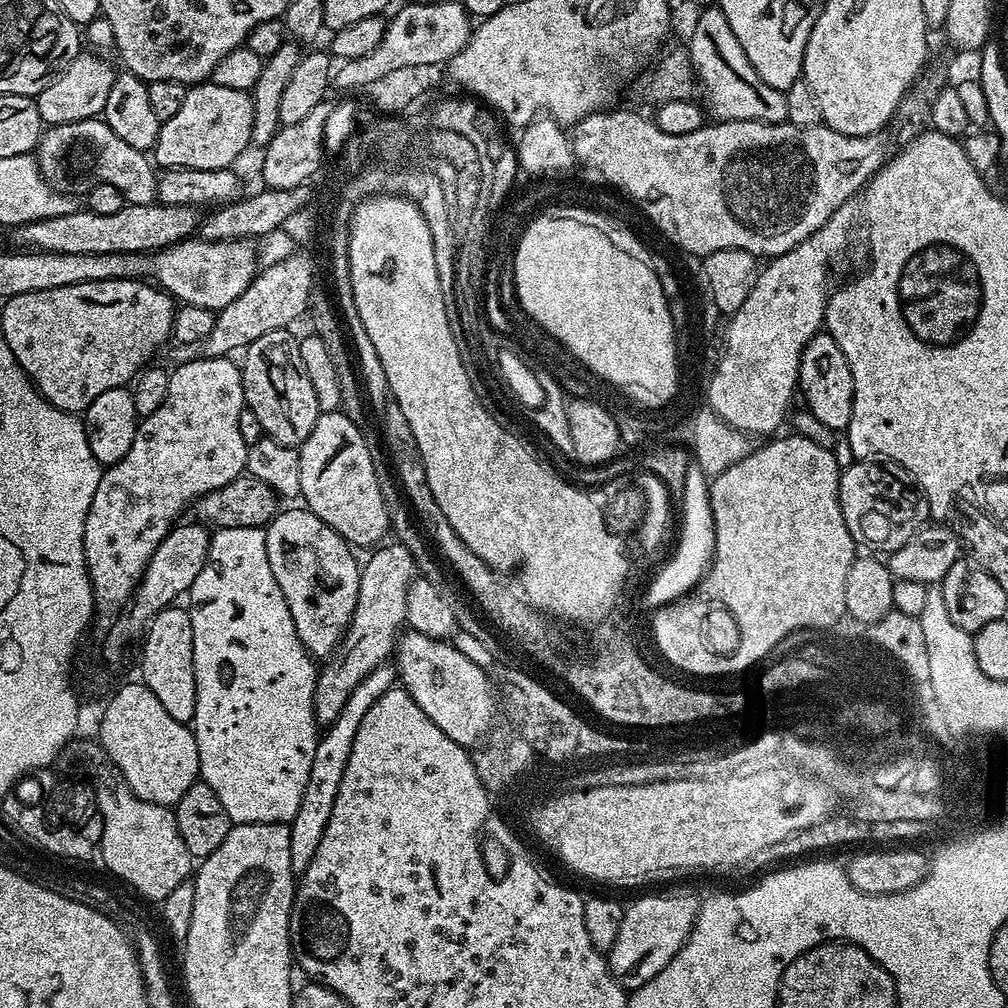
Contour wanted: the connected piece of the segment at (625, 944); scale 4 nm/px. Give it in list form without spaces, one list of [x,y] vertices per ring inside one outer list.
[[[644,896],[625,907],[622,927],[606,959],[613,978],[626,990],[641,988],[653,980],[682,950],[696,921],[700,900],[692,896]]]

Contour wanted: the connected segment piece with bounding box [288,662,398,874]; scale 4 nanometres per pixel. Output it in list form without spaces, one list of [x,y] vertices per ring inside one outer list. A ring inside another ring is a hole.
[[[385,662],[370,670],[370,674],[366,674],[366,678],[354,686],[354,694],[346,698],[346,706],[342,706],[338,718],[334,718],[334,722],[319,733],[314,762],[310,762],[310,778],[306,778],[306,790],[302,790],[298,814],[294,814],[292,823],[288,825],[293,873],[304,873],[318,850],[318,842],[322,842],[326,822],[330,820],[330,810],[334,810],[334,798],[338,798],[338,786],[342,786],[342,774],[346,774],[346,762],[350,762],[350,746],[354,746],[354,737],[358,734],[358,726],[362,726],[362,718],[366,718],[366,710],[370,710],[370,706],[374,706],[382,694],[390,691],[397,680],[396,669],[391,663]]]

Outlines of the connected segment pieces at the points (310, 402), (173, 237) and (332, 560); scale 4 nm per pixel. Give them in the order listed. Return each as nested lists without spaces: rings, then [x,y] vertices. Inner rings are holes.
[[[288,328],[270,330],[270,334],[262,334],[253,344],[243,349],[242,382],[244,383],[244,403],[262,422],[262,430],[265,437],[277,440],[291,448],[299,449],[306,442],[310,430],[314,430],[314,422],[320,417],[318,398],[314,398],[314,386],[310,386],[310,378],[306,378],[306,366],[302,366],[302,354],[300,353],[300,340],[291,336]]]
[[[125,203],[118,214],[94,214],[77,210],[45,220],[21,224],[15,229],[21,249],[54,254],[126,254],[143,252],[151,254],[162,248],[170,248],[187,240],[199,229],[202,216],[197,209],[183,204],[129,204]]]
[[[307,507],[292,508],[289,512],[277,511],[275,518],[266,526],[266,554],[270,558],[270,566],[274,570],[274,578],[286,598],[286,606],[290,610],[290,618],[294,618],[294,630],[302,642],[302,646],[313,658],[331,657],[340,644],[340,637],[348,628],[350,618],[354,614],[354,606],[358,598],[361,565],[356,564],[357,553],[348,541],[342,539],[326,522],[322,522],[309,512]]]

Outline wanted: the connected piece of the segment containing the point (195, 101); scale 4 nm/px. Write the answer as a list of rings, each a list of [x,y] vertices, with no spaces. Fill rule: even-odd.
[[[201,82],[188,88],[178,114],[161,123],[154,160],[164,170],[232,168],[235,160],[250,148],[253,130],[254,102],[248,92],[230,90],[230,86]]]

